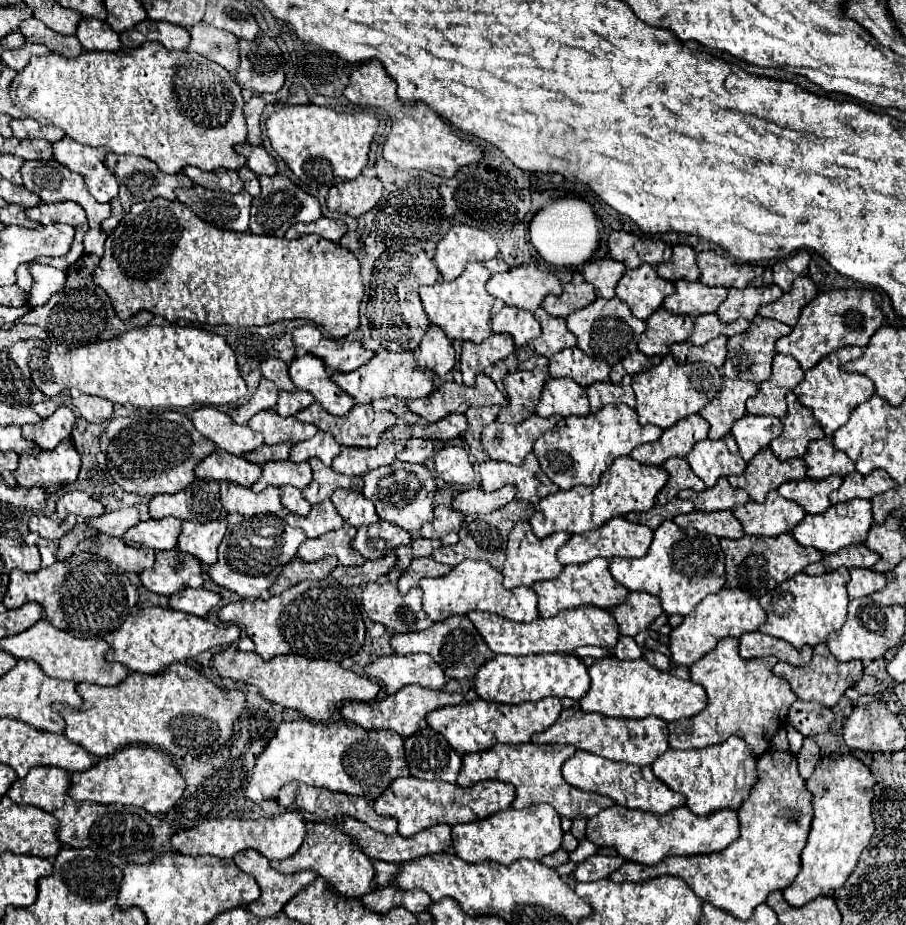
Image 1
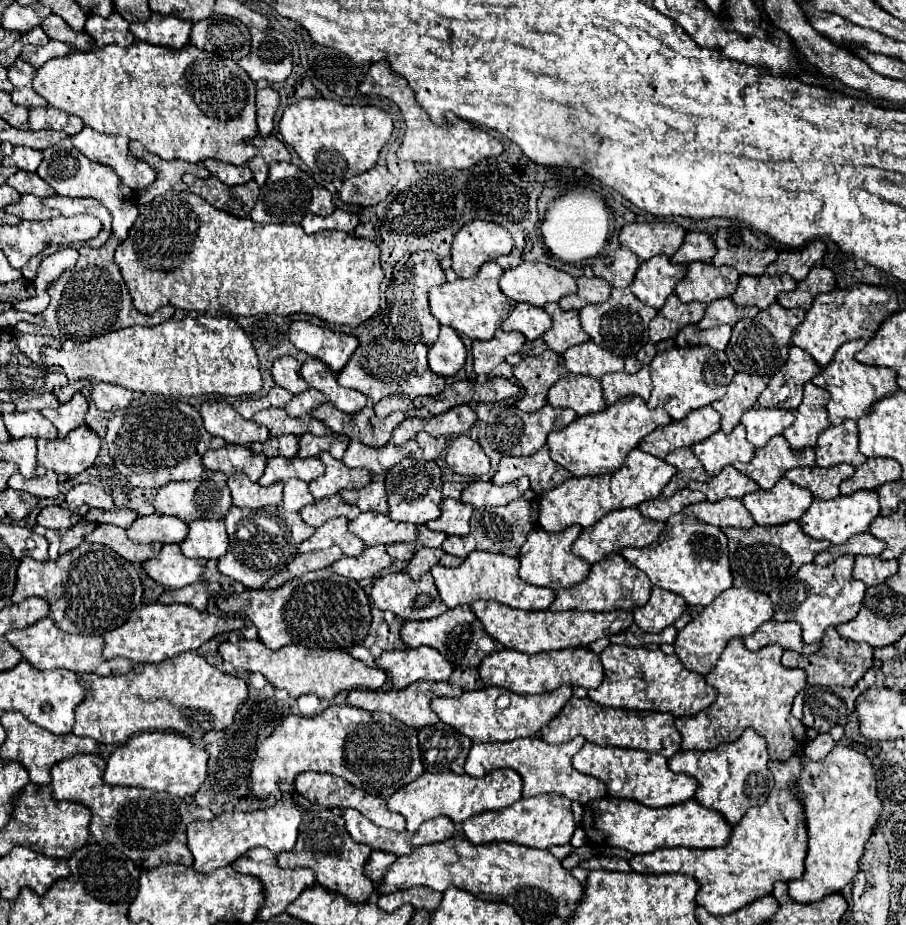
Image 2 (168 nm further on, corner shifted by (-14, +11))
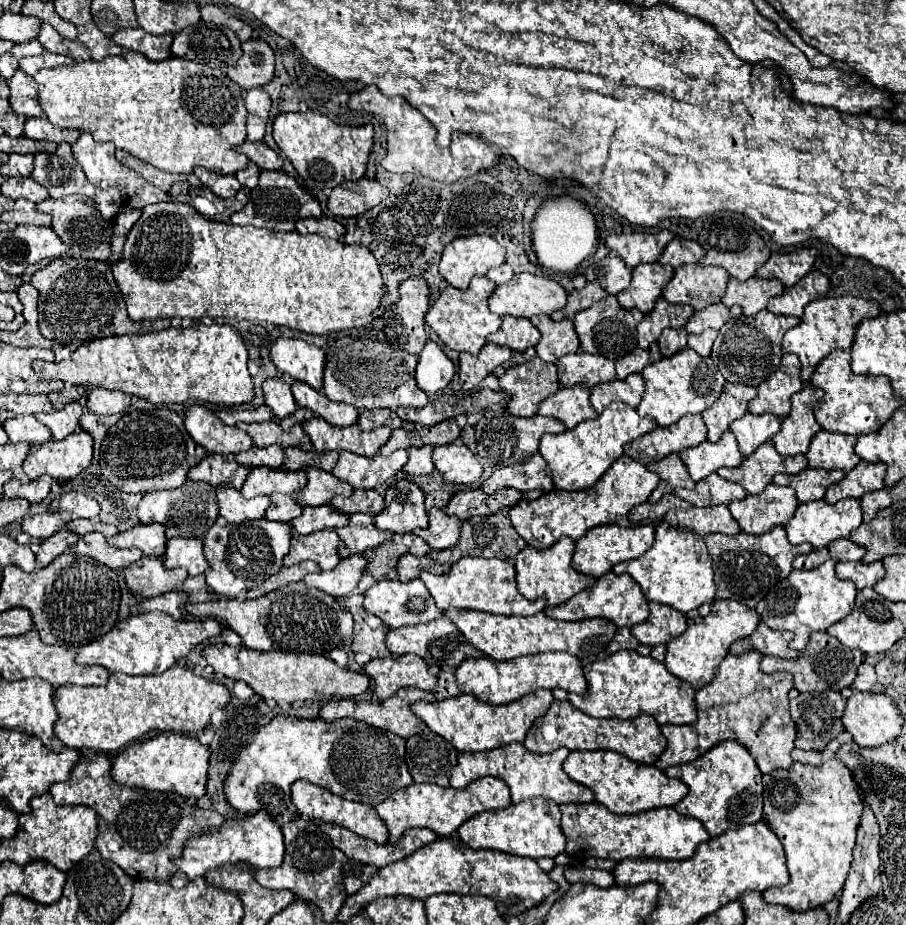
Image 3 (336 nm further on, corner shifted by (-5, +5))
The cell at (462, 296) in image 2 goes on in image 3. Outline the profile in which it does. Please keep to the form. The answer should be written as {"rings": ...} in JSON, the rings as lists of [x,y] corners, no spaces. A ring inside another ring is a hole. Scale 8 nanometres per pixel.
{"rings":[[[475,276],[469,284],[469,288],[459,290],[453,286],[447,286],[439,300],[435,304],[431,304],[425,322],[431,326],[431,330],[437,332],[437,336],[445,342],[445,346],[457,350],[457,352],[469,352],[469,354],[477,354],[483,344],[487,342],[487,336],[495,330],[499,330],[501,326],[501,316],[495,316],[489,310],[489,296],[495,290],[495,282],[491,282],[485,276]]]}

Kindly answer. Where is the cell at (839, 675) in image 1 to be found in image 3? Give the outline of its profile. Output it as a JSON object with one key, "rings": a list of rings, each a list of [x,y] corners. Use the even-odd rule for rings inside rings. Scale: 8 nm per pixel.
{"rings":[[[815,632],[809,638],[807,648],[799,654],[795,660],[783,660],[775,656],[765,656],[761,660],[761,670],[771,674],[771,672],[789,672],[795,678],[795,688],[799,692],[823,692],[823,690],[843,690],[853,684],[857,676],[857,668],[863,662],[863,652],[861,650],[851,650],[839,644],[835,638],[831,638],[827,632]]]}

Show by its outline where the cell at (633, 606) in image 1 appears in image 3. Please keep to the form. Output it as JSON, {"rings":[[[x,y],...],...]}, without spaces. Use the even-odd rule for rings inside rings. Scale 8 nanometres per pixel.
{"rings":[[[649,602],[649,618],[641,624],[635,624],[631,628],[631,634],[647,646],[655,644],[667,644],[675,636],[683,634],[687,628],[685,616],[679,610],[673,610],[671,606],[659,604],[659,602]]]}

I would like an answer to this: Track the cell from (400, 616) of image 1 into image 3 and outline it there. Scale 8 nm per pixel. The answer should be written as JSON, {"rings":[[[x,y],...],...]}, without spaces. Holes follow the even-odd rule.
{"rings":[[[415,578],[407,584],[399,580],[381,580],[373,584],[364,595],[363,608],[369,614],[379,616],[389,628],[401,628],[401,626],[411,626],[411,624],[427,624],[435,618],[439,618],[443,612],[437,610],[429,590],[421,582],[421,578]]]}

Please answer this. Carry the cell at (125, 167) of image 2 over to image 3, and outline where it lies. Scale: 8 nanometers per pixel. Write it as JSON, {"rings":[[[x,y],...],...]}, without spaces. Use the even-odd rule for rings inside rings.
{"rings":[[[83,132],[79,136],[79,142],[71,144],[71,150],[73,150],[73,158],[79,162],[79,166],[83,168],[85,176],[89,182],[93,182],[95,186],[99,188],[117,188],[121,194],[123,194],[123,200],[127,206],[133,206],[133,208],[143,208],[147,204],[155,204],[155,202],[169,202],[171,196],[155,186],[151,186],[147,180],[143,180],[143,176],[139,176],[135,170],[123,166],[117,162],[115,158],[115,144],[107,144],[107,142],[101,142],[97,144],[91,134]]]}

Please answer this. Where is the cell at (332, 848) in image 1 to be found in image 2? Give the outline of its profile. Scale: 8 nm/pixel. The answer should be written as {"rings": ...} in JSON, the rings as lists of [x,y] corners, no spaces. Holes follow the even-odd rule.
{"rings":[[[316,808],[316,810],[308,810],[304,812],[304,820],[300,824],[300,836],[298,836],[298,842],[296,846],[290,850],[290,852],[282,852],[276,856],[278,860],[278,866],[280,868],[310,868],[316,876],[316,882],[322,884],[324,888],[332,890],[332,892],[338,892],[342,894],[346,900],[354,902],[354,904],[360,904],[360,902],[366,902],[368,896],[374,892],[374,884],[366,878],[364,874],[364,864],[370,856],[370,848],[366,844],[356,844],[346,828],[344,828],[344,820],[340,816],[340,810],[324,810],[324,808]]]}

